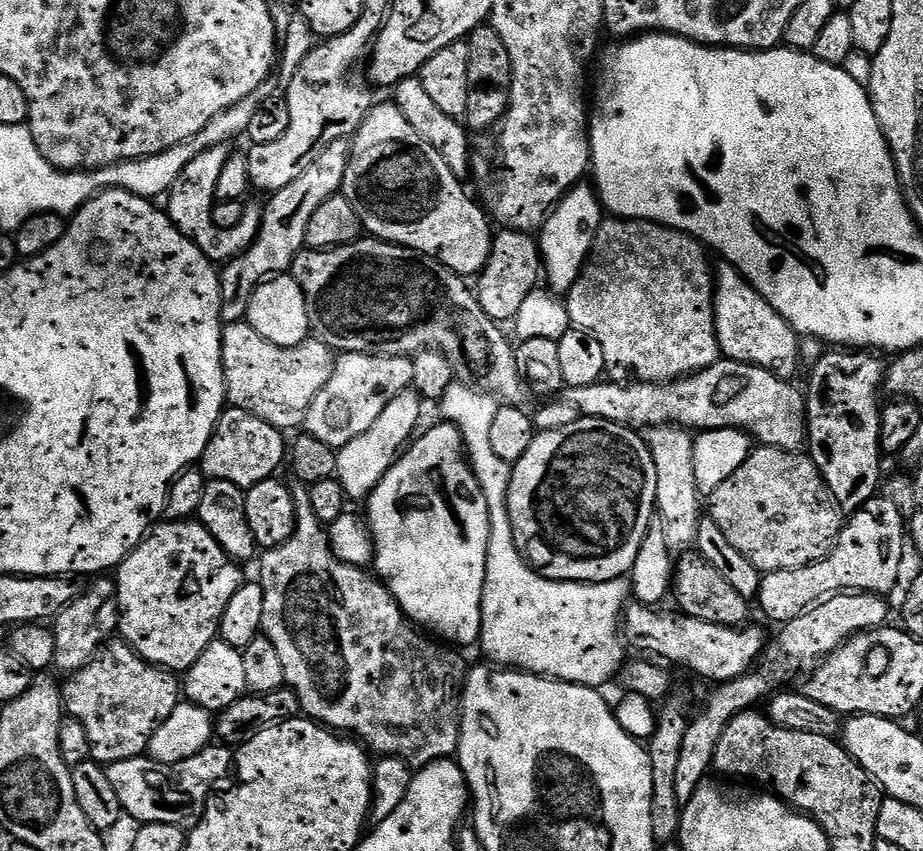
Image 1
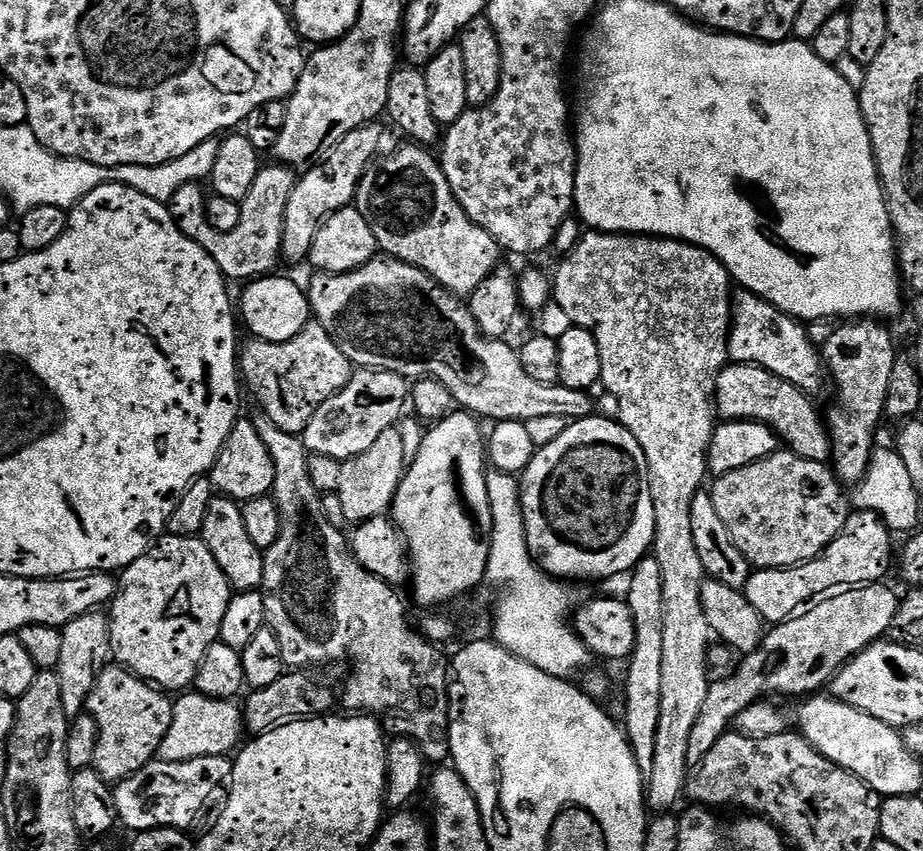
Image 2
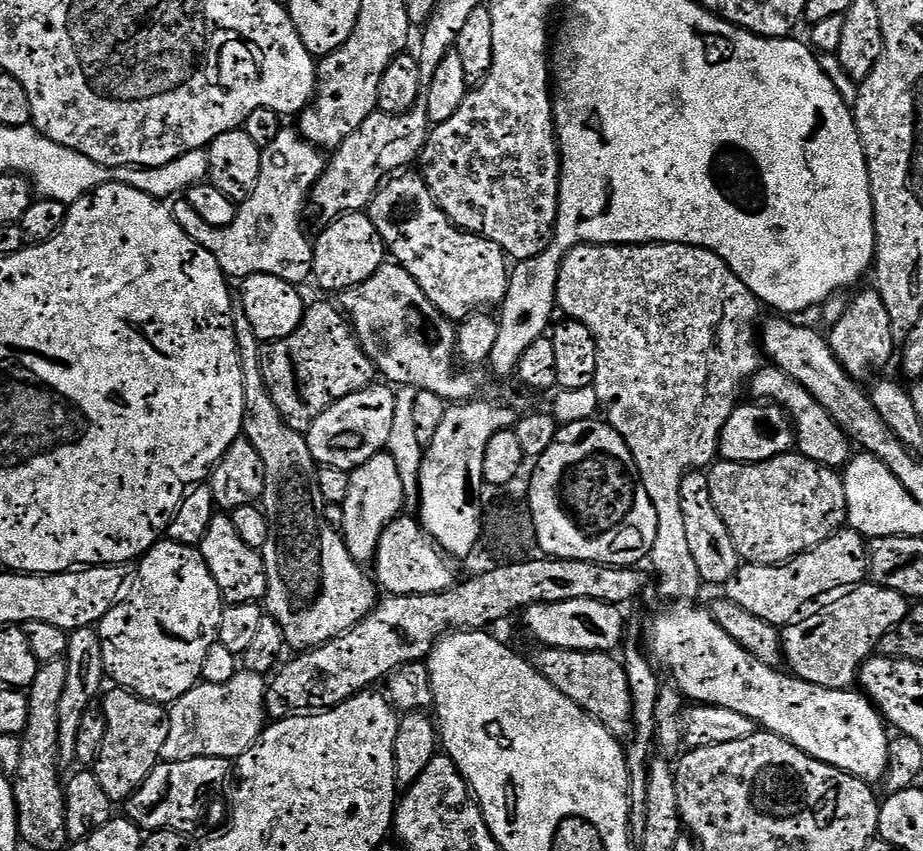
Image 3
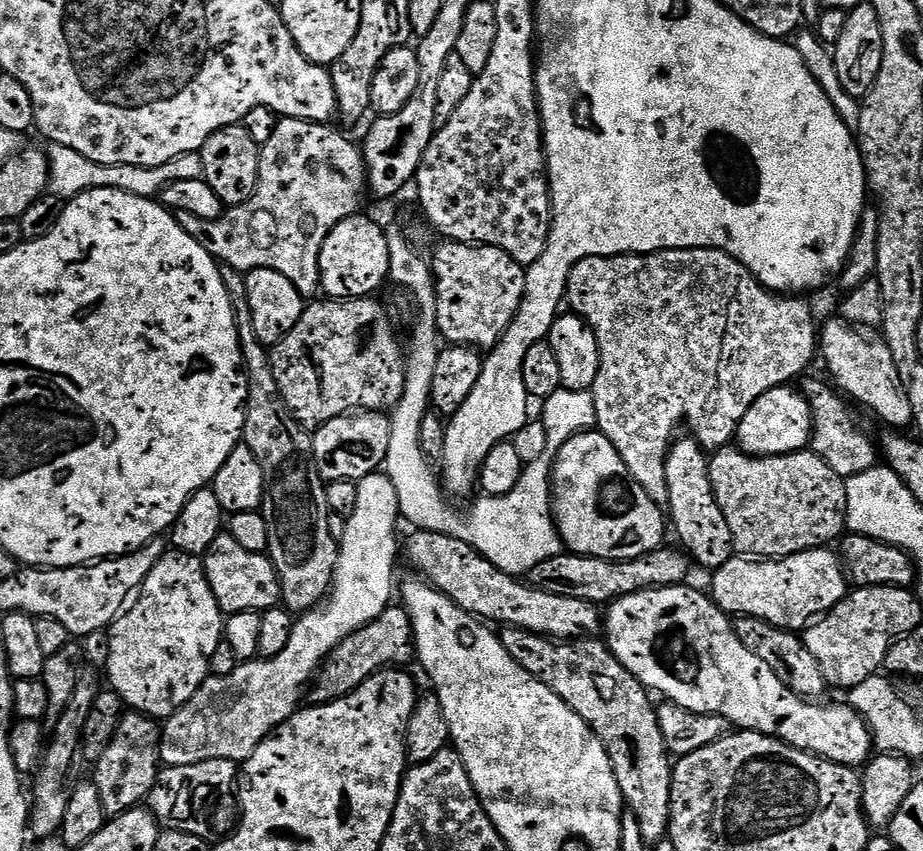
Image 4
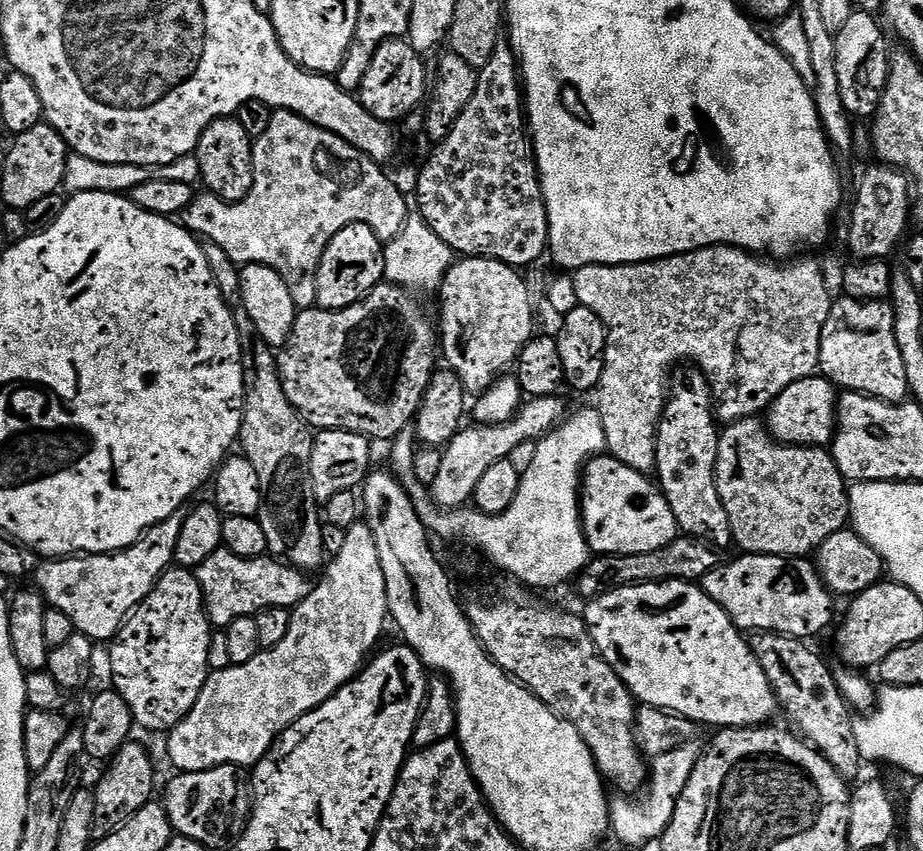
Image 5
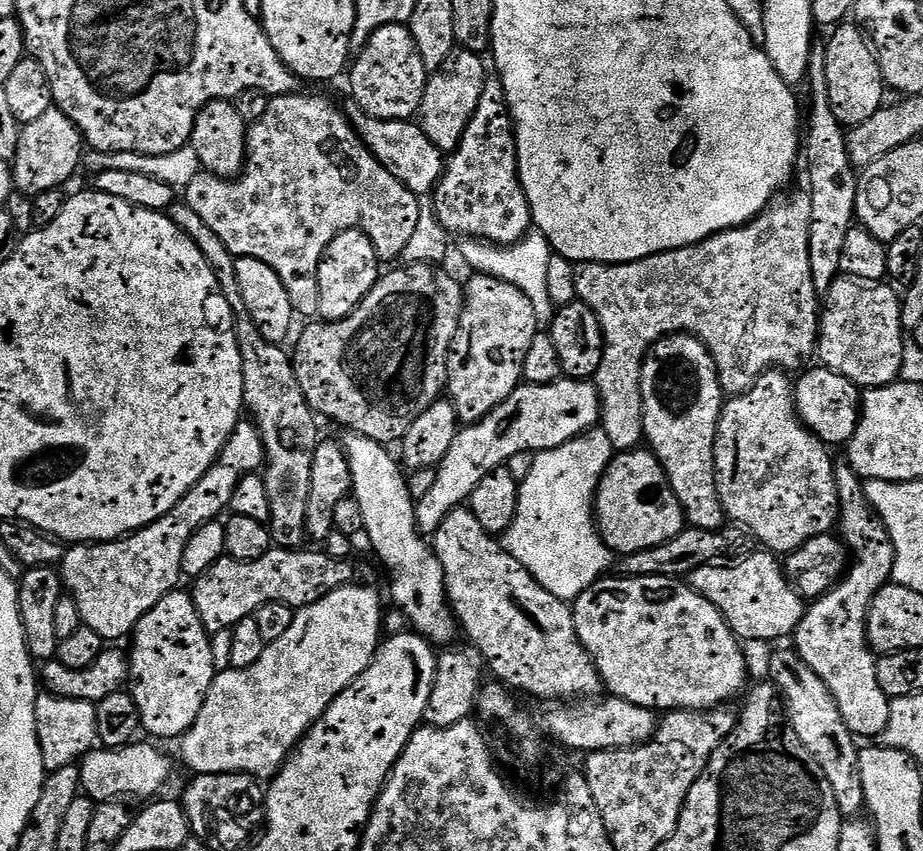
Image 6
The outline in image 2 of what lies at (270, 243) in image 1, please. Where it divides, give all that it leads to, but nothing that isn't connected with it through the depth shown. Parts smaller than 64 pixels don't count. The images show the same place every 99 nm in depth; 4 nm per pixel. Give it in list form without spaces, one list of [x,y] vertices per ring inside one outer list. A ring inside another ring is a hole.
[[[371,123],[358,130],[350,130],[342,143],[336,145],[319,164],[312,165],[297,179],[296,189],[290,194],[284,219],[282,256],[285,261],[303,265],[310,254],[310,246],[314,246],[316,232],[324,223],[324,217],[332,215],[339,208],[349,207],[355,201],[356,191],[365,172],[377,159],[380,132],[376,127],[375,123]]]

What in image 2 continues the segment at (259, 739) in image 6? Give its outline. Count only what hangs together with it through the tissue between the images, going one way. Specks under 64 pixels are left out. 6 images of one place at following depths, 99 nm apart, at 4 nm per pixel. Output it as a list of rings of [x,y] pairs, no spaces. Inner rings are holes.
[[[399,427],[386,430],[386,434],[380,435],[374,446],[370,446],[370,450],[344,461],[338,499],[345,518],[350,522],[349,525],[355,526],[364,520],[385,515],[392,507],[392,499],[396,497],[400,479],[404,477],[405,471],[406,461]],[[195,690],[181,696],[184,697],[173,703],[170,730],[166,730],[166,738],[162,738],[159,759],[166,762],[186,762],[203,756],[228,756],[241,743],[240,732],[245,731],[241,705],[232,700],[201,696]]]

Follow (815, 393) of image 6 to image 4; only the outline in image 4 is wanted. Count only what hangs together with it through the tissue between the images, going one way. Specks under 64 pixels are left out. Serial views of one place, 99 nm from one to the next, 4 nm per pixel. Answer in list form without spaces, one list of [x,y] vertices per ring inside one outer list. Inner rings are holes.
[[[785,386],[766,390],[766,394],[762,394],[762,398],[758,398],[758,402],[754,402],[754,406],[750,406],[750,410],[746,410],[736,431],[735,443],[740,451],[747,456],[789,456],[792,452],[805,451],[811,445],[812,408],[808,405],[808,399],[804,397],[803,391],[796,389],[795,392],[794,389],[795,387]]]

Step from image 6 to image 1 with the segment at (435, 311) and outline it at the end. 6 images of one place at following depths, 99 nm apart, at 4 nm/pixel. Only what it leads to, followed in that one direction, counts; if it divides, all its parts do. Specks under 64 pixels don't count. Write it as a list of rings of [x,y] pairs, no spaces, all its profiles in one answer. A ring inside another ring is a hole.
[[[247,322],[229,324],[224,329],[224,395],[227,403],[281,430],[299,429],[303,425],[314,398],[318,398],[318,394],[322,394],[322,386],[330,382],[335,365],[333,349],[319,338],[303,340],[296,348],[283,348],[274,346],[274,342],[266,342],[266,338],[262,338],[262,334],[258,334],[258,330]]]

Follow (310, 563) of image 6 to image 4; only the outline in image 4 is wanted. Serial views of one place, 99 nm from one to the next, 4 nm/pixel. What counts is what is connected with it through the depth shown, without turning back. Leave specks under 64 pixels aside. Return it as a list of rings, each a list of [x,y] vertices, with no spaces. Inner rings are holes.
[[[227,534],[214,538],[210,550],[203,557],[204,573],[208,579],[210,590],[218,602],[221,613],[258,612],[265,613],[269,608],[277,607],[281,603],[280,575],[271,559],[263,552],[242,550],[238,542]]]

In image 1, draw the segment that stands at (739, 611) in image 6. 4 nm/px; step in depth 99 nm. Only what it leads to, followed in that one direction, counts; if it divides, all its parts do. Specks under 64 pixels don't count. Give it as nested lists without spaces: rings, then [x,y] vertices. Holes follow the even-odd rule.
[[[874,498],[866,502],[858,511],[847,517],[846,523],[840,530],[840,537],[836,545],[826,558],[814,562],[810,566],[802,566],[794,570],[778,570],[769,572],[761,579],[758,585],[760,608],[772,620],[777,620],[777,625],[783,626],[798,618],[803,612],[813,608],[821,600],[829,596],[846,592],[875,592],[889,594],[896,588],[900,580],[900,567],[904,564],[904,544],[906,548],[906,516],[905,513],[894,506],[887,498]]]

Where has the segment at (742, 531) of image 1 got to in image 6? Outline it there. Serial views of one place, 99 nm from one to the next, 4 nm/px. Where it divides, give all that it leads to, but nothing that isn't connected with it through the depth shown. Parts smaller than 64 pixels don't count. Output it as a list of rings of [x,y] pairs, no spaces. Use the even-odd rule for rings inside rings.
[[[780,370],[765,372],[756,383],[740,396],[733,396],[720,409],[720,421],[716,431],[716,445],[714,446],[714,466],[716,467],[716,485],[720,501],[724,507],[725,517],[733,525],[739,526],[749,537],[757,540],[757,545],[763,546],[773,554],[787,554],[795,548],[800,548],[806,541],[815,536],[829,535],[837,527],[840,515],[840,499],[838,498],[838,486],[836,485],[836,464],[830,453],[829,445],[823,444],[819,438],[811,432],[806,425],[801,424],[796,414],[796,401],[794,399],[794,384],[787,380],[785,373]]]

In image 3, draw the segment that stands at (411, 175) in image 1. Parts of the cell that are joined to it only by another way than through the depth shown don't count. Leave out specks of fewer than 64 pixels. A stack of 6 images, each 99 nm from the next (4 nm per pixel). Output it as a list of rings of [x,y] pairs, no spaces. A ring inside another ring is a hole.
[[[408,174],[393,175],[366,209],[384,240],[387,255],[416,279],[430,302],[453,322],[467,320],[472,313],[487,309],[487,304],[503,305],[510,279],[508,253],[449,222],[423,175],[404,175]]]

